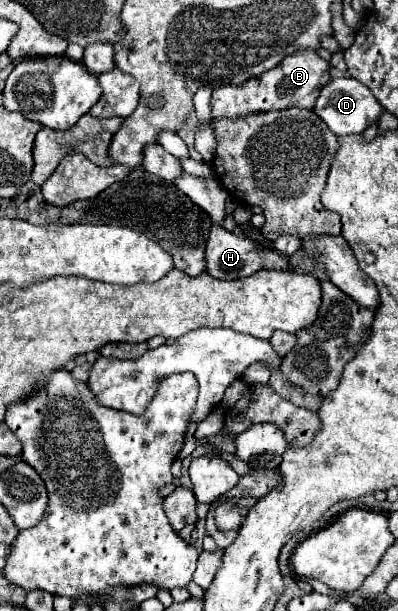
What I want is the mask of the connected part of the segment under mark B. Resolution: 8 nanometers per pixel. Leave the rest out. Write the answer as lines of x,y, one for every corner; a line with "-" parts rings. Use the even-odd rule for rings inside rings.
299,50
293,56
287,56
277,68
269,70
265,76
251,78
239,86
223,86
213,90
213,118
239,118
247,112
263,110
283,110
283,108
307,108
313,110
319,92
329,84
331,64
317,56
313,50

